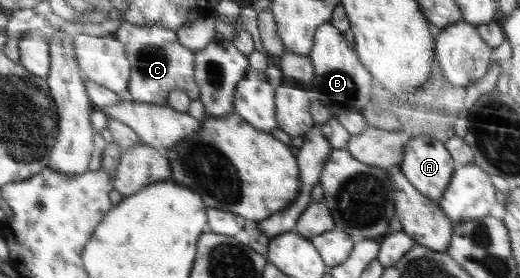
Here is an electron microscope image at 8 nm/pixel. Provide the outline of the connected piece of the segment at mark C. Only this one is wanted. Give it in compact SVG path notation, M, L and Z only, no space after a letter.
M122 20L122 25L114 36L117 41L124 43L125 53L131 62L131 83L128 84L131 101L167 106L168 95L177 90L184 91L193 100L198 99L200 88L193 81L196 53L181 45L173 30L159 24L143 26Z

